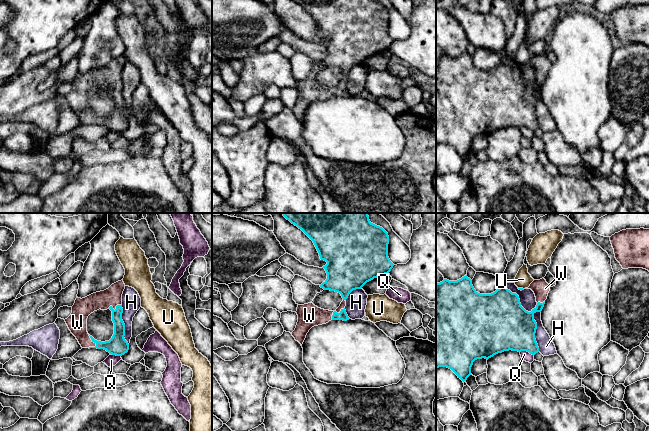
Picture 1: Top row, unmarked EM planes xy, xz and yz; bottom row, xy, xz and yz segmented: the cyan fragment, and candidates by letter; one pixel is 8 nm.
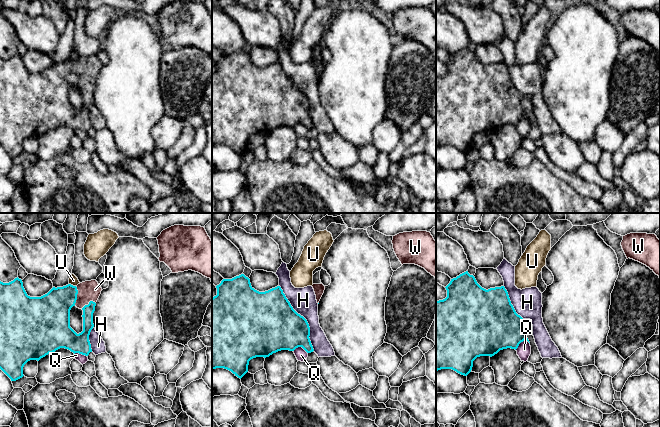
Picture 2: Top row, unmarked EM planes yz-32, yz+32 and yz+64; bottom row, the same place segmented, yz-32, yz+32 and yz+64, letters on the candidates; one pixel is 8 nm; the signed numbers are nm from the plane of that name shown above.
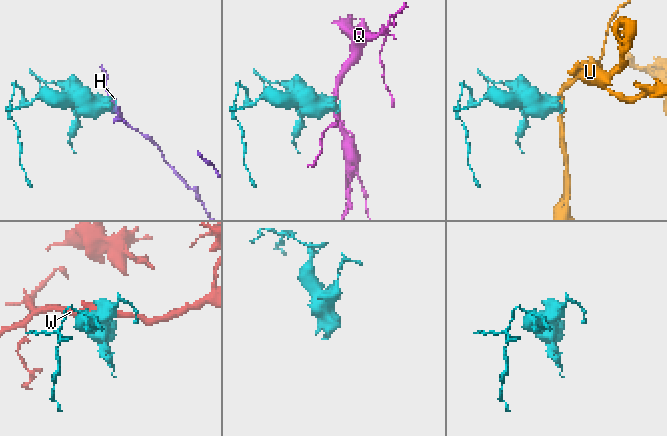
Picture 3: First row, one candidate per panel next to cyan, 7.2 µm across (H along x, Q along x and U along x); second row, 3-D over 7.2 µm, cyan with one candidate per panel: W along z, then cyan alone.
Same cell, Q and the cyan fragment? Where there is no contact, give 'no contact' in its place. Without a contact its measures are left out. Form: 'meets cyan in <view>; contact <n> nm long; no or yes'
meets cyan in yz; contact 120 nm long; no

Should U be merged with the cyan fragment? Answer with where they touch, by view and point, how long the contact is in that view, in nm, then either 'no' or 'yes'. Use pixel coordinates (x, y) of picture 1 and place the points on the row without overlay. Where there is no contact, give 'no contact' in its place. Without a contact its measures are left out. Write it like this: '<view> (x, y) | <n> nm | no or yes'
yz (521, 64) | 50 nm | no

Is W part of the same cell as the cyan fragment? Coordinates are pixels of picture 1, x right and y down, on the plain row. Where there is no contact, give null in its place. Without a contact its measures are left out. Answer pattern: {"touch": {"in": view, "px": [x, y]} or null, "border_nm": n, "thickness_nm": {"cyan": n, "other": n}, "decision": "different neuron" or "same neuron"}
{"touch": {"in": "xz", "px": [335, 87]}, "border_nm": 150, "thickness_nm": {"cyan": 70, "other": 50}, "decision": "same neuron"}

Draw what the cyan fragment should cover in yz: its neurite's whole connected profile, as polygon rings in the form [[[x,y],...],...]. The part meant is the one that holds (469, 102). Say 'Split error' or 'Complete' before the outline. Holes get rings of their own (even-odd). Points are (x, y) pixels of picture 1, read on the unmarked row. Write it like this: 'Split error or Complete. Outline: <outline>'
Split error. Outline: [[[467,51],[457,57],[444,55],[436,59],[436,144],[451,145],[464,158],[471,151],[471,143],[477,135],[488,136],[509,126],[538,129],[534,90],[542,87],[550,62],[542,54],[534,56],[525,65],[531,65],[536,73],[537,81],[531,88],[521,82],[519,72],[506,62],[491,70],[480,70]]]

